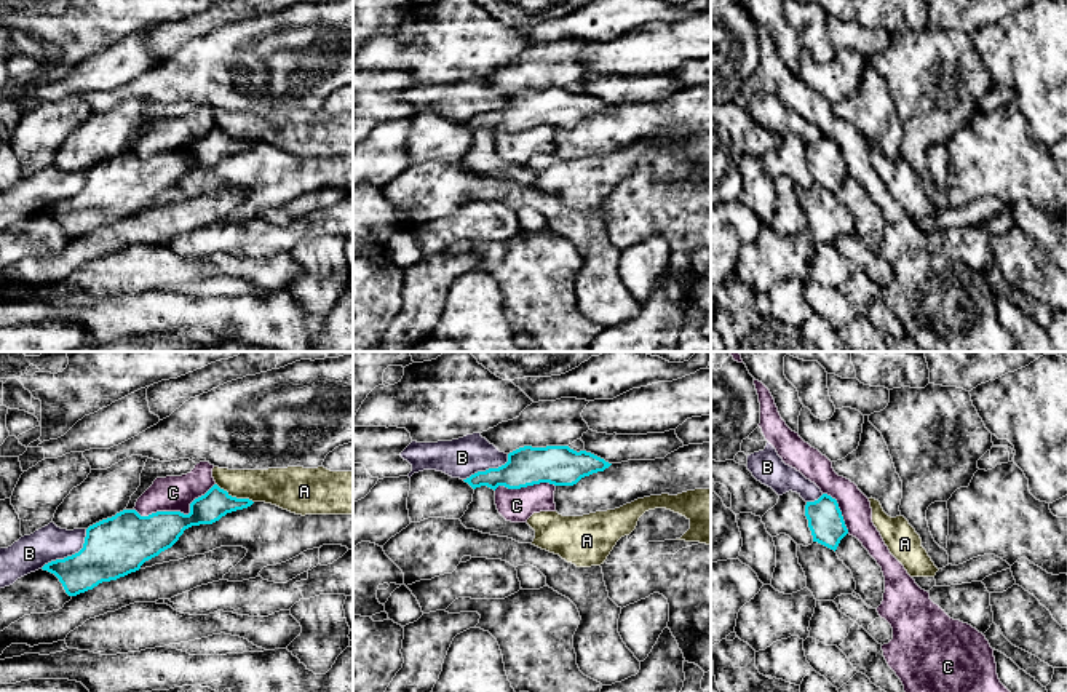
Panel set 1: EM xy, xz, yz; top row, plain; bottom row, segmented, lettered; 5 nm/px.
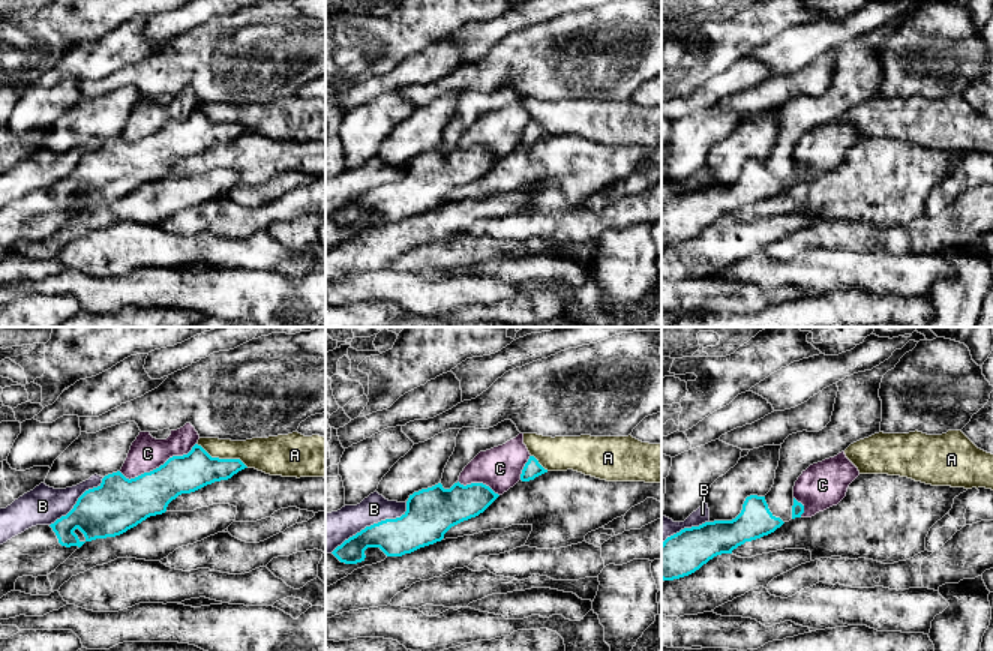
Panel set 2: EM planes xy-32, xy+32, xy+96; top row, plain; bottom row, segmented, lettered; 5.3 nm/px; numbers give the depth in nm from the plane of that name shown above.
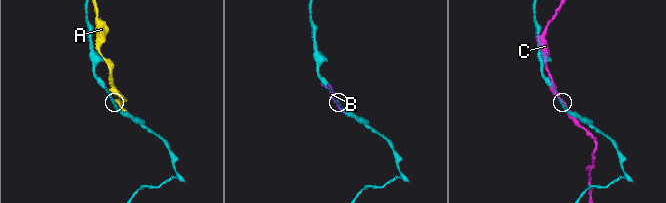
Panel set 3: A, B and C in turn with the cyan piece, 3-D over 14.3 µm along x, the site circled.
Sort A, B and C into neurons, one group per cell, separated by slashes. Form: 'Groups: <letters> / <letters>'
Groups: A / B / C

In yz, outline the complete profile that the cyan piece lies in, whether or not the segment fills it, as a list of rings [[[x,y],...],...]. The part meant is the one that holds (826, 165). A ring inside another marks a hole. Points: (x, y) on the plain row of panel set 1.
[[[823,136],[815,144],[807,144],[805,158],[808,161],[813,184],[818,184],[834,193],[840,182],[848,176],[837,142],[827,136]]]

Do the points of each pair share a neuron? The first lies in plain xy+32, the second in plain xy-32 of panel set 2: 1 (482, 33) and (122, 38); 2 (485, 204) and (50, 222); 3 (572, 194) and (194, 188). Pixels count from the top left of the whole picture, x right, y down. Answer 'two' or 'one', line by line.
1: two
2: two
3: two

